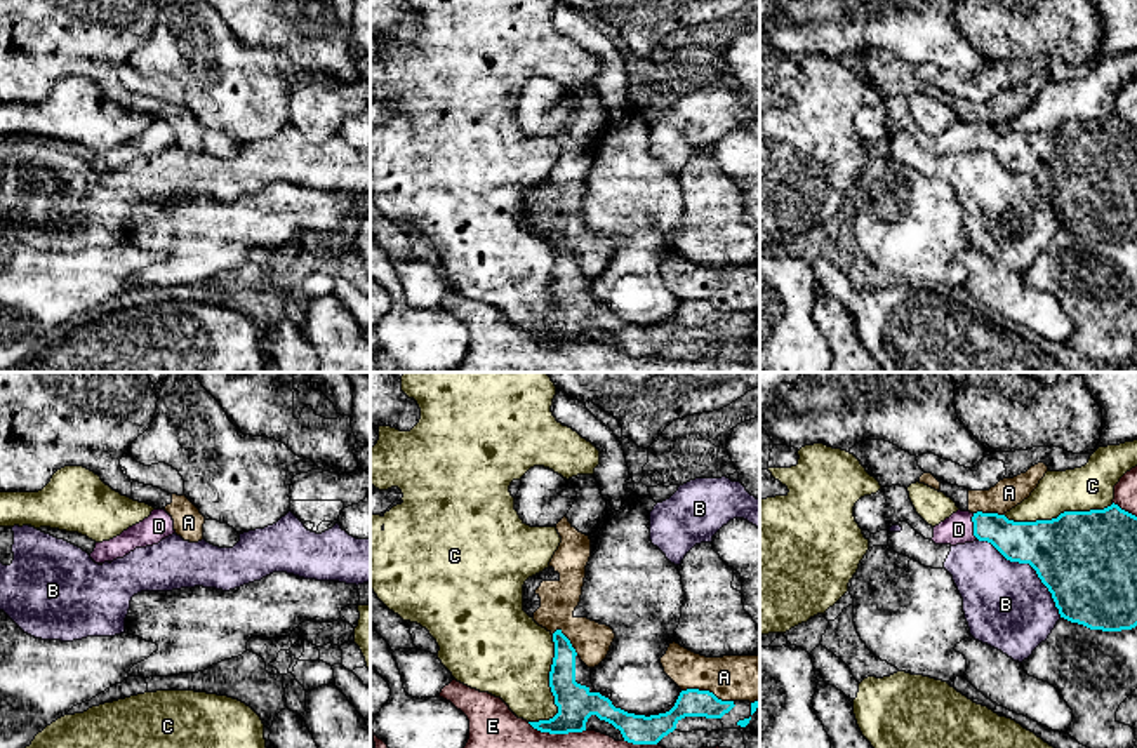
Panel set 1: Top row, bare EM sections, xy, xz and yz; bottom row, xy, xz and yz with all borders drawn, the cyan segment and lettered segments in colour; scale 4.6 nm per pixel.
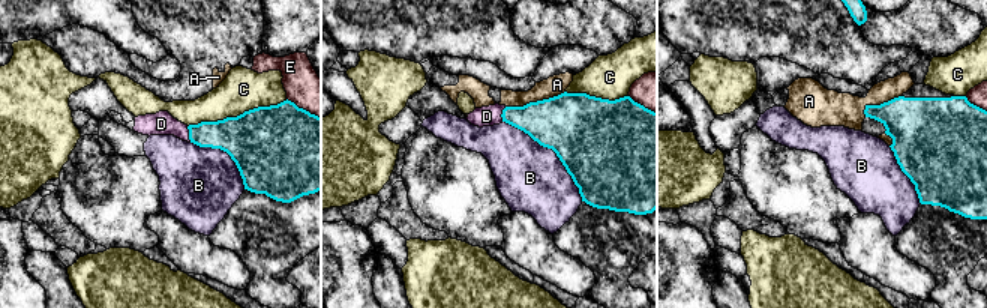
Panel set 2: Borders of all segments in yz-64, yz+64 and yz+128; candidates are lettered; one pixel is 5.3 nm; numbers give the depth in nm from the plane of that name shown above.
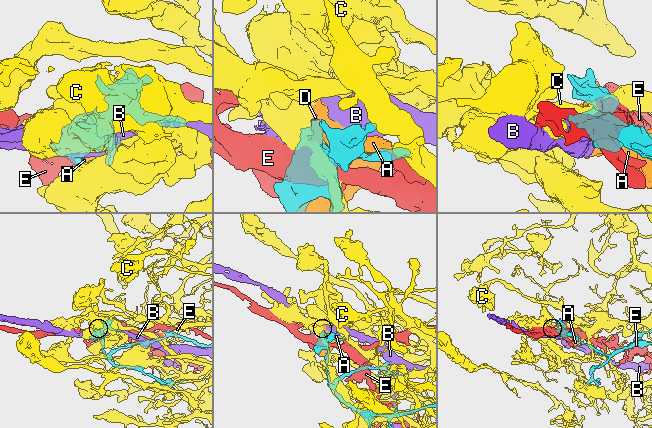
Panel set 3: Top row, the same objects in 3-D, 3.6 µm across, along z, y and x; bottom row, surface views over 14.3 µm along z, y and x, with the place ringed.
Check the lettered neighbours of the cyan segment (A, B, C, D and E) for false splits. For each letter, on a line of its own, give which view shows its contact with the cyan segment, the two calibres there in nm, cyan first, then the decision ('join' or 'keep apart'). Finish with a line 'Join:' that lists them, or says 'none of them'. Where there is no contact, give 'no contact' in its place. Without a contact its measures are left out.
A: contact in xz; calibres 130 and 200 nm; keep apart
B: contact in yz; calibres 440 and 400 nm; keep apart
C: contact in yz; calibres 440 and 200 nm; keep apart
D: contact in yz; calibres 190 and 140 nm; join
E: contact in xz; calibres 170 and 180 nm; keep apart
Join: D

